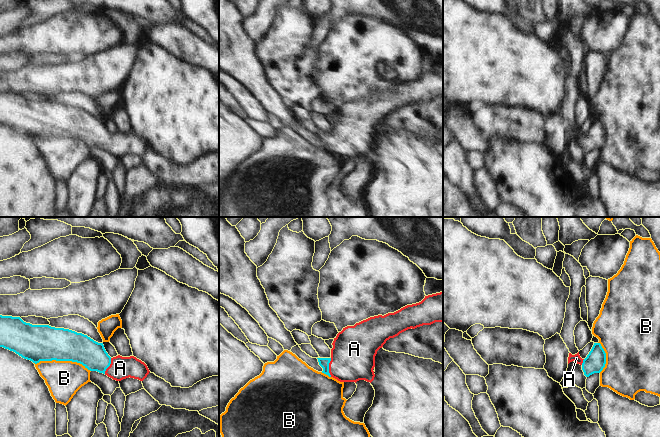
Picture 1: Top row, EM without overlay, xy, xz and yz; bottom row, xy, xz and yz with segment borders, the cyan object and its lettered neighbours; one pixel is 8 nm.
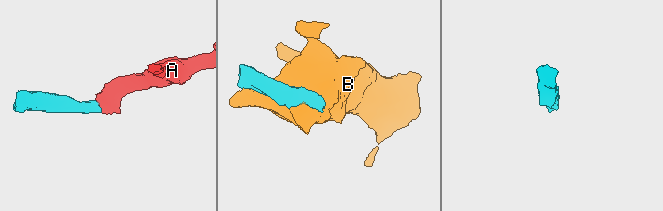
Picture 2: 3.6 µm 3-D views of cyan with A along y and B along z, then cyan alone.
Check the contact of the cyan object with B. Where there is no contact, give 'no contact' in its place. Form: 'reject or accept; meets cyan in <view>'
reject; meets cyan in xy

